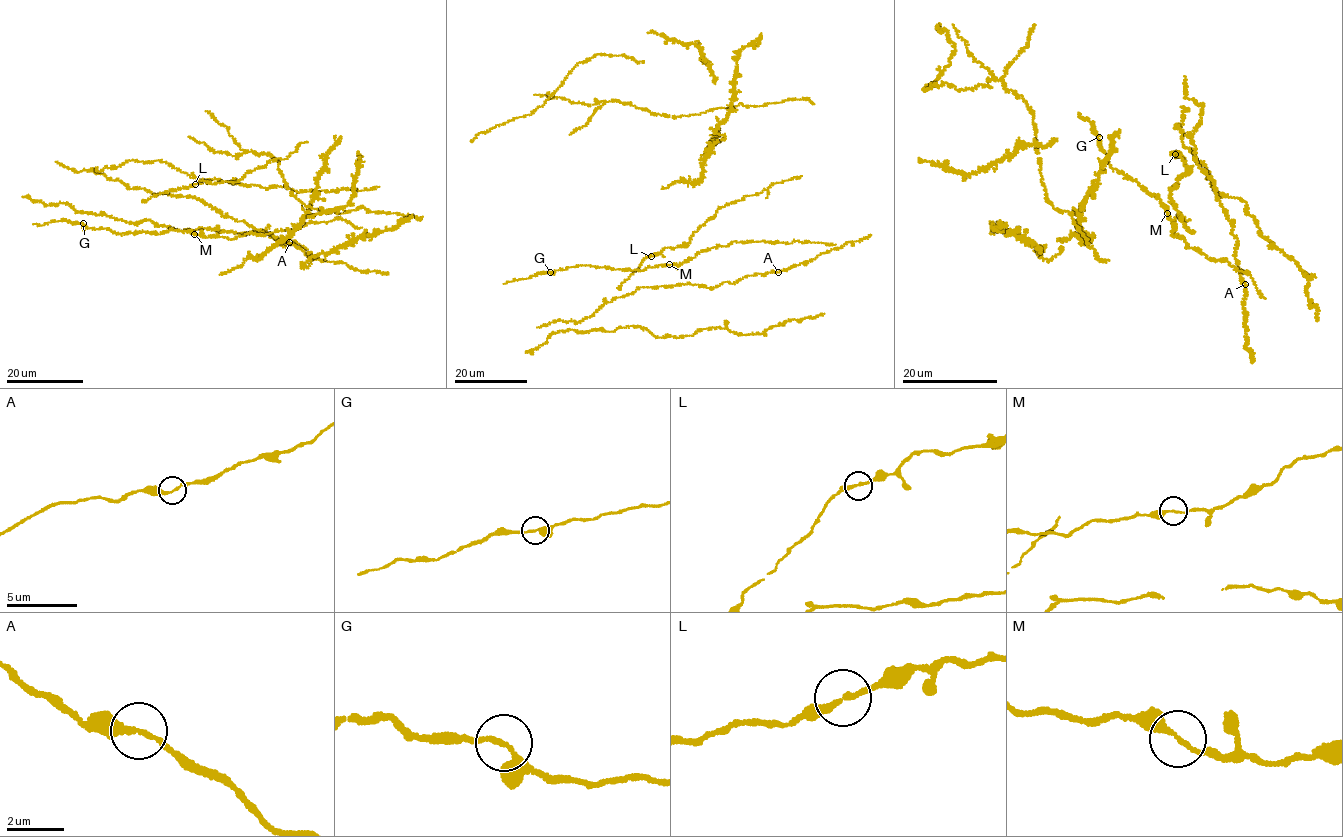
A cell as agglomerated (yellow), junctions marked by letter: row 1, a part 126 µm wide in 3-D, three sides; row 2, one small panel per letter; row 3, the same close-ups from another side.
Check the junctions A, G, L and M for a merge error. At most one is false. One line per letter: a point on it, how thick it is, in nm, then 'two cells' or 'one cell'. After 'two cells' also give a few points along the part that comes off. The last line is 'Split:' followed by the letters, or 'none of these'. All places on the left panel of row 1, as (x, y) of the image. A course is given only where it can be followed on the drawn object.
A: (289, 242) | 220 nm | one cell
G: (83, 223) | 200 nm | one cell
L: (195, 184) | 200 nm | one cell
M: (194, 234) | 190 nm | one cell
Split: none of these

